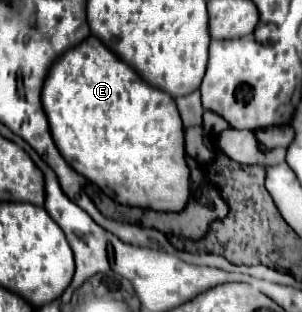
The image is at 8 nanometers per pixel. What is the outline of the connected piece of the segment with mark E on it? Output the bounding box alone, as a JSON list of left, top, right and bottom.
[41,35,189,211]

